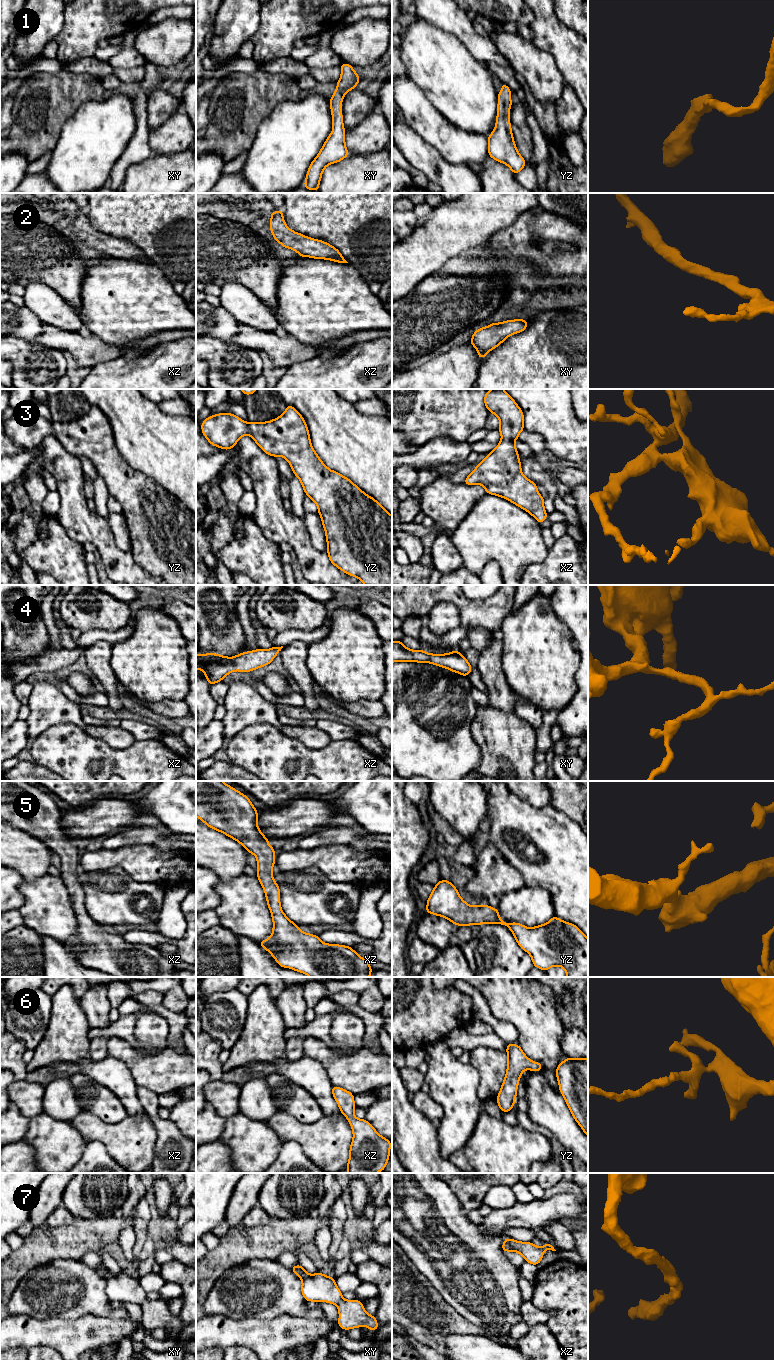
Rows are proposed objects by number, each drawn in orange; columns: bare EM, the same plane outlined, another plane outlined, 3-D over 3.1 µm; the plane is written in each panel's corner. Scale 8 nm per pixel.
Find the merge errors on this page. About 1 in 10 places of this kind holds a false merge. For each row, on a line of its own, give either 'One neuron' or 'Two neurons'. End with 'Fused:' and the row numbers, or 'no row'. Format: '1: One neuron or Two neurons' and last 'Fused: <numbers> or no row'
1: One neuron
2: One neuron
3: One neuron
4: One neuron
5: One neuron
6: One neuron
7: One neuron
Fused: no row

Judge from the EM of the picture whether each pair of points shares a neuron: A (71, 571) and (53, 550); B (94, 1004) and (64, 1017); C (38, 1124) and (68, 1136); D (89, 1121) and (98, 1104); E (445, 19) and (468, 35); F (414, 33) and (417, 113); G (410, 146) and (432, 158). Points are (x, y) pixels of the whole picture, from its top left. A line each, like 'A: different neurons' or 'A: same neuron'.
A: same neuron
B: different neurons
C: same neuron
D: different neurons
E: same neuron
F: different neurons
G: same neuron

